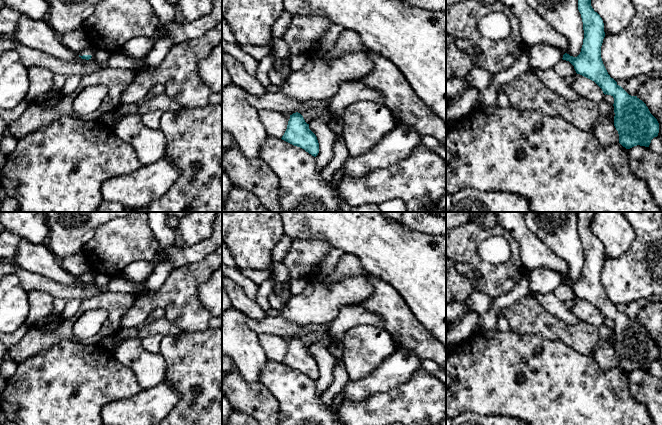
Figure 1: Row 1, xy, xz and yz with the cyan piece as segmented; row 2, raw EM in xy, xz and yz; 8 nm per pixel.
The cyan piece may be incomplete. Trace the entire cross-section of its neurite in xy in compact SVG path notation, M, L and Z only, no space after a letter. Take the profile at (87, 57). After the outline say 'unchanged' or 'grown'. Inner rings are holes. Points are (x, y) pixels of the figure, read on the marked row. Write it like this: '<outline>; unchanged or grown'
M90 46L89 48L83 49L82 51L80 51L79 57L81 57L82 59L93 59L94 54L96 53L96 48L94 48L93 46Z; grown

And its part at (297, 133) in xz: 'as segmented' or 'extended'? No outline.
as segmented

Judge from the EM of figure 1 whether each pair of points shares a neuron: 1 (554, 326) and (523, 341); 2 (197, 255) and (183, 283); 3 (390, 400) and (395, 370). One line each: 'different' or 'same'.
1: different
2: different
3: different

